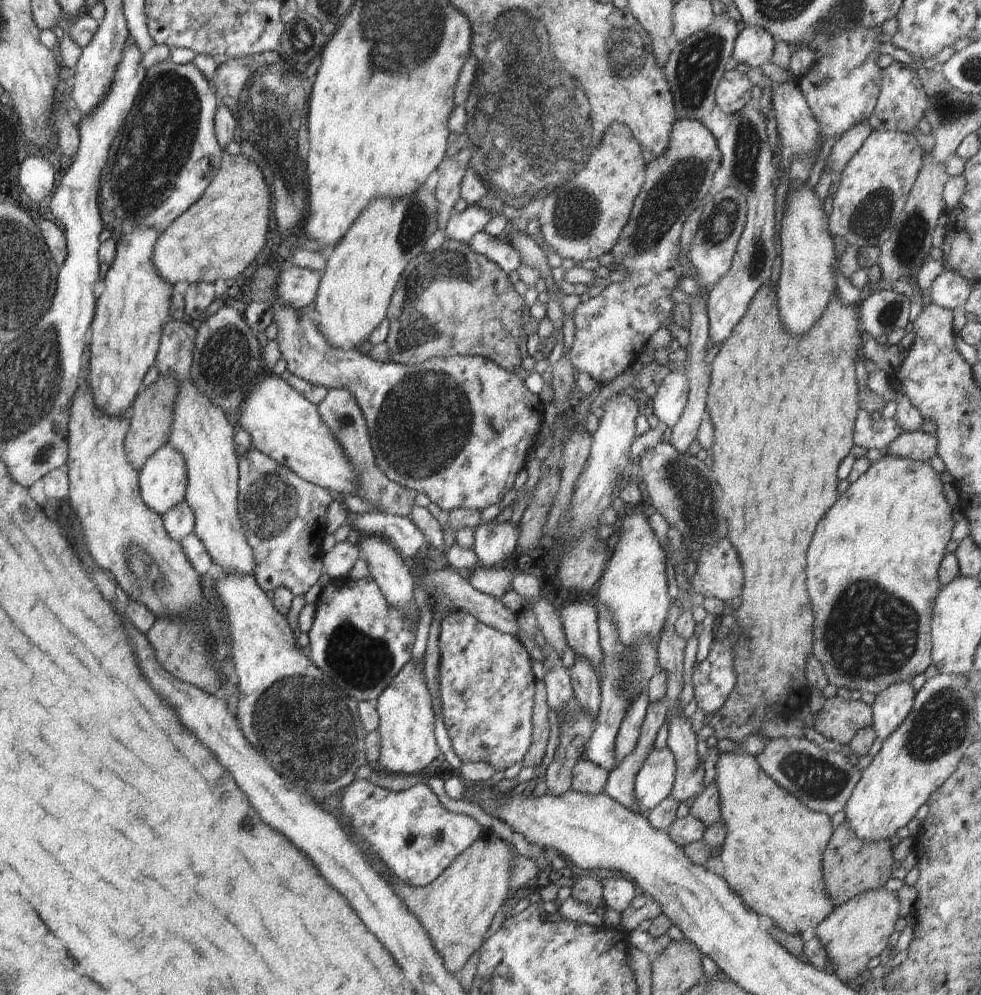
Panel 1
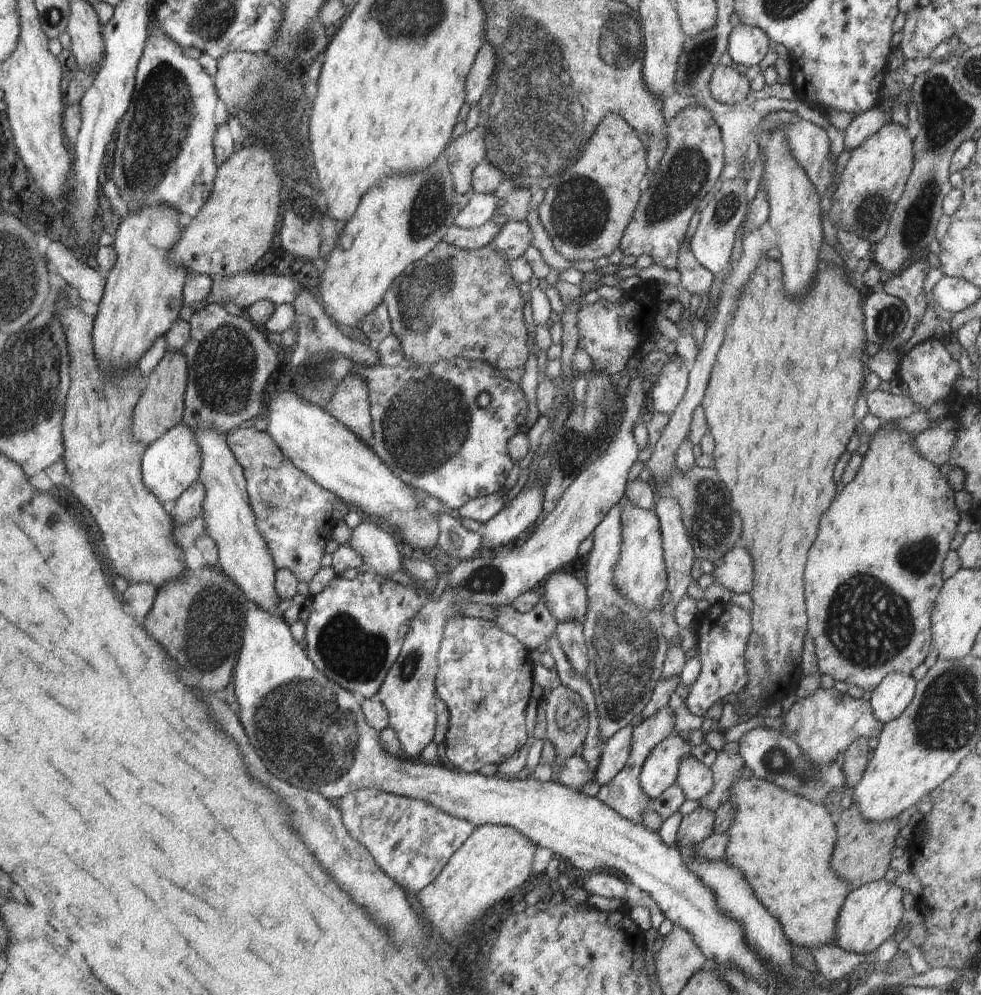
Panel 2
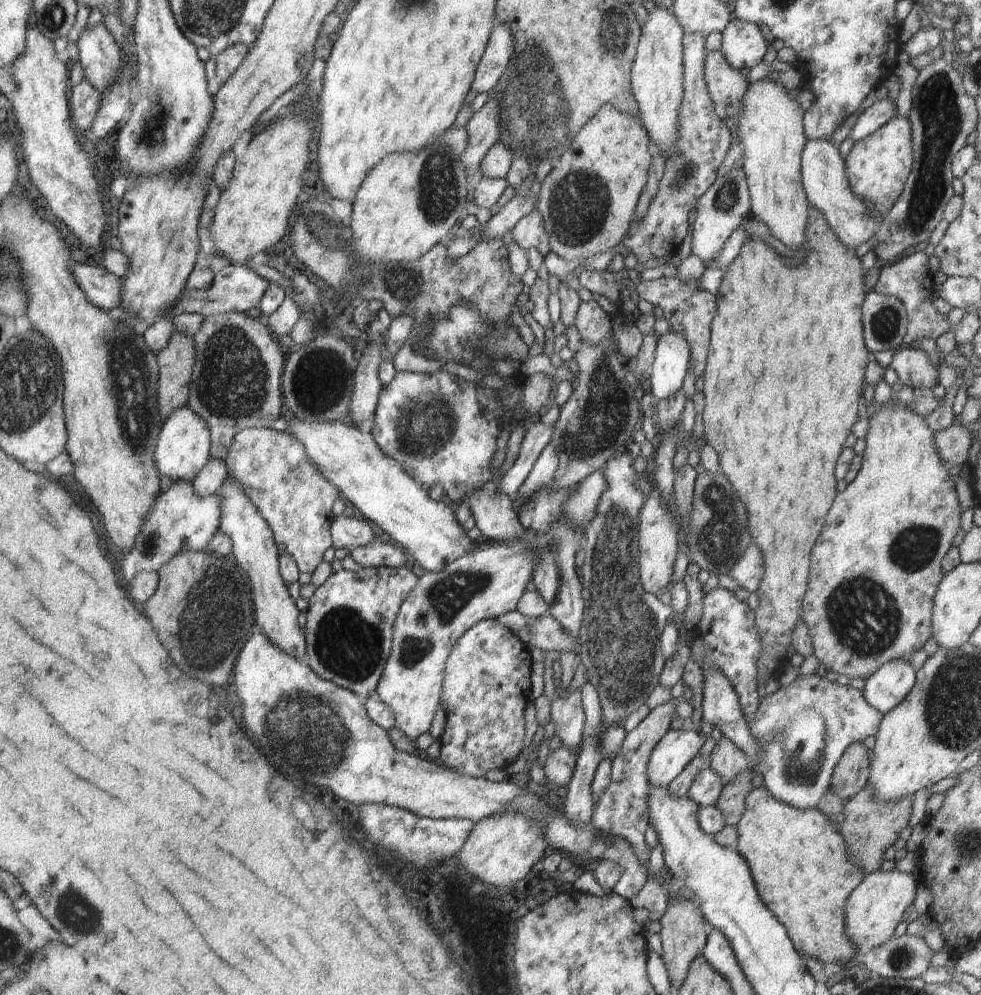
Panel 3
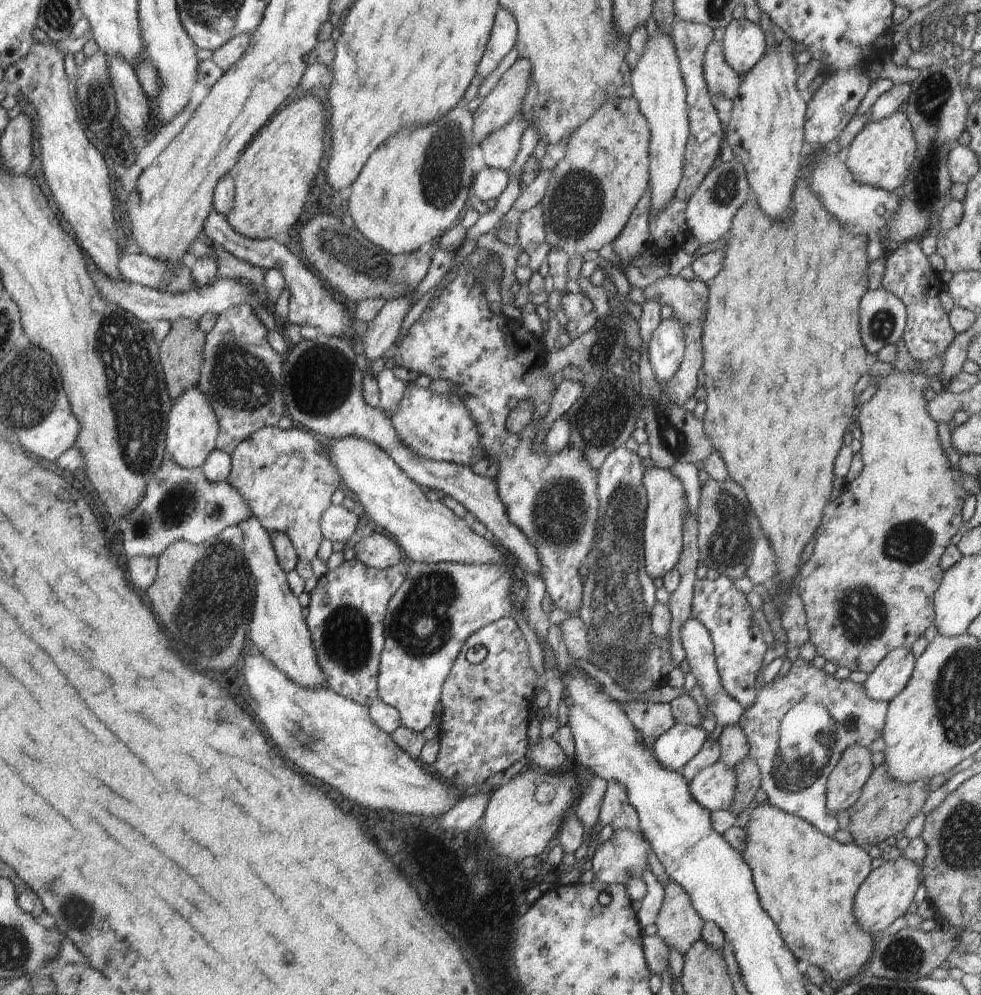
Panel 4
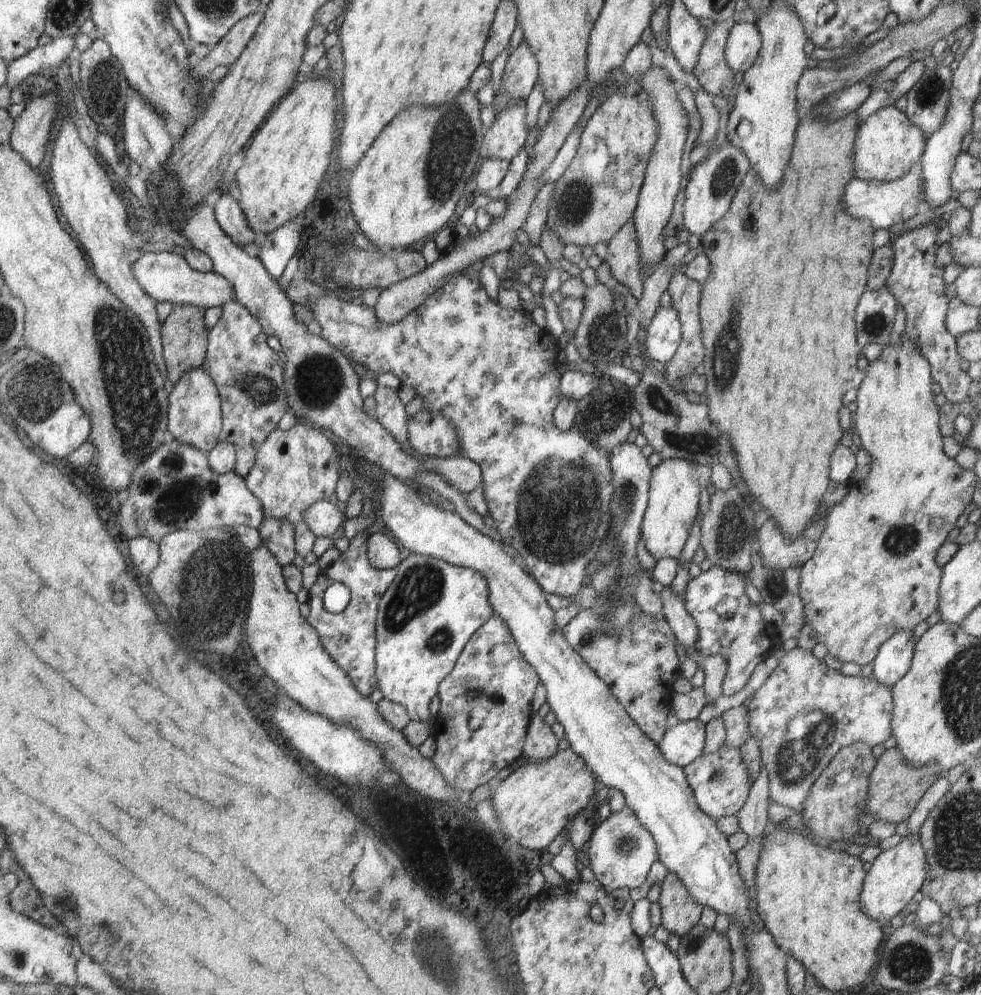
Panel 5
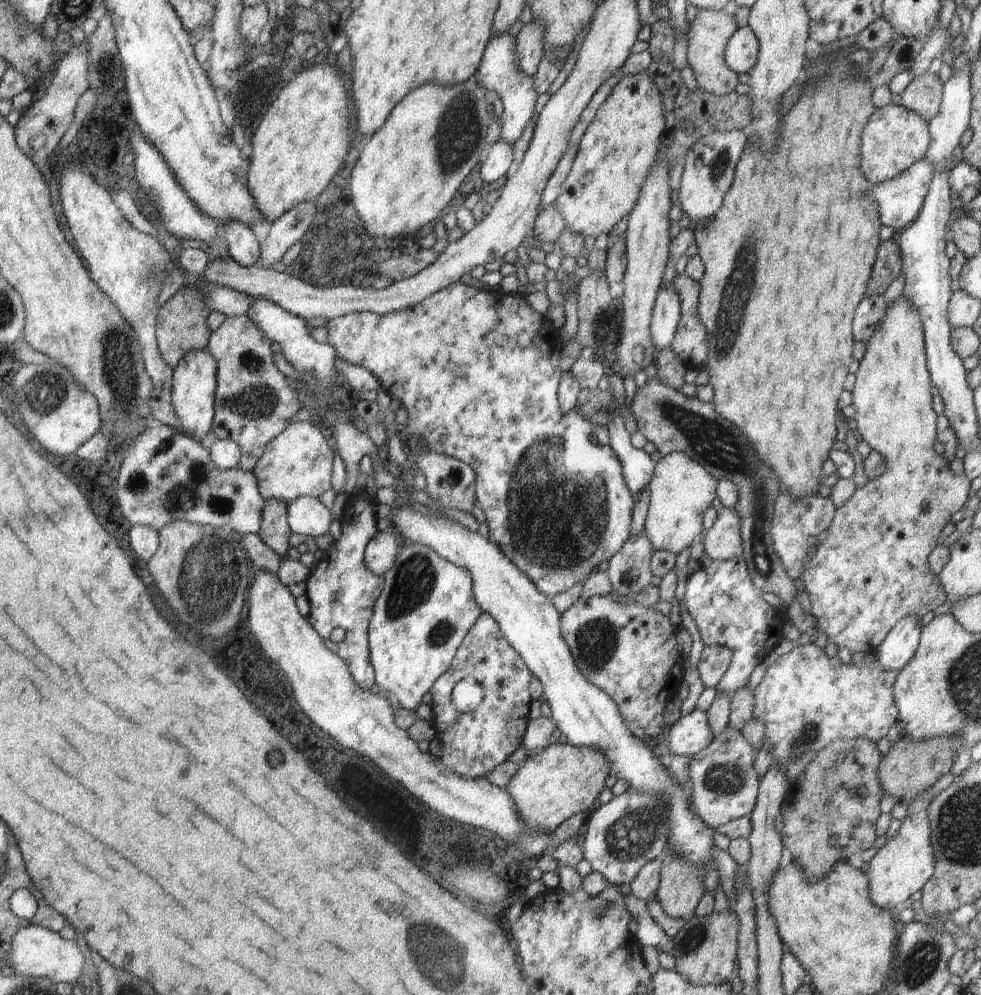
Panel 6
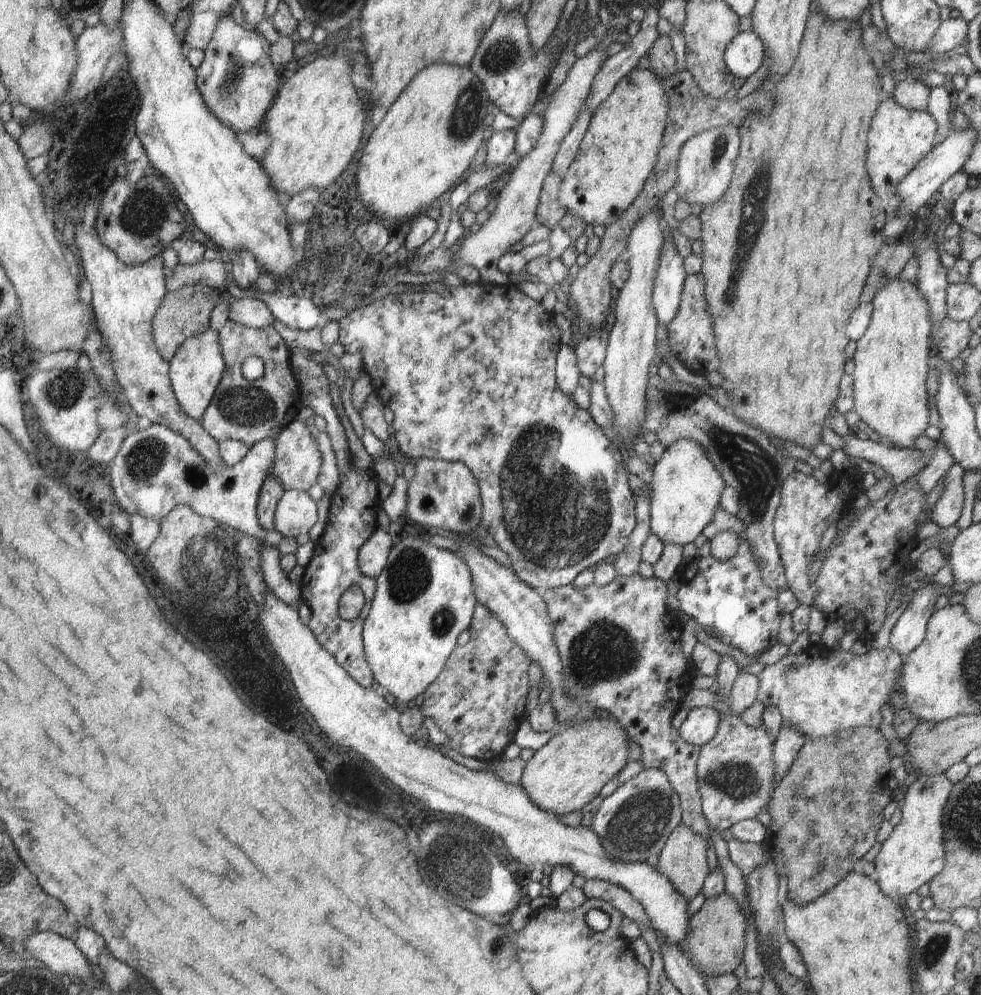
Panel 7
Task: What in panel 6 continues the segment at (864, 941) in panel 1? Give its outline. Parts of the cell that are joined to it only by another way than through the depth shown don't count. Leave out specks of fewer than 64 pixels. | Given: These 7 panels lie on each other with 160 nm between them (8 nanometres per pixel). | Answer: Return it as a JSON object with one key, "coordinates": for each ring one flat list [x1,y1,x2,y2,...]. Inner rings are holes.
{"coordinates":[[950,772,941,776,931,787,918,793,907,808,908,815,900,824,896,836,885,842,882,848,869,860,870,868,866,873,869,880,869,894,873,903,881,909,888,909,902,904,912,894,922,890,924,885,932,878,935,871,935,860,931,845,931,828,927,817,927,808,931,800,946,790,955,776]]}

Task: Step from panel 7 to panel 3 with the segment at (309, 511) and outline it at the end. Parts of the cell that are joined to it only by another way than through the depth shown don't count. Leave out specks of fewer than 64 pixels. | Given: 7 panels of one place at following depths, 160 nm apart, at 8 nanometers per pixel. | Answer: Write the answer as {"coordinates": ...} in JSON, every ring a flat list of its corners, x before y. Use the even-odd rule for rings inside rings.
{"coordinates":[[335,517,330,526,334,550,347,548,356,549,370,542,376,542,372,528,364,519]]}

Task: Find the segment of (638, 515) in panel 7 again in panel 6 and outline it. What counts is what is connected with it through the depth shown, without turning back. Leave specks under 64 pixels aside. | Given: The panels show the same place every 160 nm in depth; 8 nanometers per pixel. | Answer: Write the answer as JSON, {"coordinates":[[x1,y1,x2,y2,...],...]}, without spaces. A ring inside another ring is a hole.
{"coordinates":[[644,532,627,537,623,547,609,560,607,575,620,596,633,595,650,585,653,546]]}

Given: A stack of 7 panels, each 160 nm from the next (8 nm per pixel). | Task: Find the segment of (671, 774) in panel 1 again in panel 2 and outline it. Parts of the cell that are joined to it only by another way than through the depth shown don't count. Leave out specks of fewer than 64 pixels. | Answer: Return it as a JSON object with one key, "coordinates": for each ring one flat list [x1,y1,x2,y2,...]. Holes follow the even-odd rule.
{"coordinates":[[674,732,652,749,639,774,641,789,650,800,676,782,680,763,690,756,690,748,691,744]]}

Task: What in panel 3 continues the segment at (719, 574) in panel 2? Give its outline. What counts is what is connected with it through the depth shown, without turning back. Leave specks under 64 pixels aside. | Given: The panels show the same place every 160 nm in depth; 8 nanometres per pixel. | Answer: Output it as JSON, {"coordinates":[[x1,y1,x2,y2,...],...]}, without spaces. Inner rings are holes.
{"coordinates":[[750,546,742,554,742,558,730,568,728,576,736,580,738,588,744,588,751,593,756,593,764,577,762,552,756,546]]}

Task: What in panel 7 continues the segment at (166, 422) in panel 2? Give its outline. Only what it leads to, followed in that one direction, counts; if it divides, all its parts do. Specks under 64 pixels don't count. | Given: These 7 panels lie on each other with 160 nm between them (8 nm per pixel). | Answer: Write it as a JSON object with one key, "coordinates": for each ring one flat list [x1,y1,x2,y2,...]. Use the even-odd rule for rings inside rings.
{"coordinates":[[200,284,185,286,165,294,152,323,155,345,164,360,169,362,186,338,203,333,210,327,211,312,224,297,220,290]]}

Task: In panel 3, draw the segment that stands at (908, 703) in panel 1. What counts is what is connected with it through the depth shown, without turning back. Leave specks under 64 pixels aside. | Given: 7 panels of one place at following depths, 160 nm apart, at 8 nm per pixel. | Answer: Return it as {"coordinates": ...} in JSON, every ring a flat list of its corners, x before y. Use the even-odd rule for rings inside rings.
{"coordinates":[[890,660,865,680,863,695,872,708,885,715,905,699,916,679,910,662]]}

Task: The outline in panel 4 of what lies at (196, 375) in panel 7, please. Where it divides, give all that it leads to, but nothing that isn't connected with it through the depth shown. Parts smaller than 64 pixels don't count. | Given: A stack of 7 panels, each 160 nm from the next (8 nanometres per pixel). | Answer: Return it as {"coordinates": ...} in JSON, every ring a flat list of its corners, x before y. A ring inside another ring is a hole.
{"coordinates":[[198,387,186,389,177,396,171,406,167,422,166,457,184,468,198,468,204,464,208,455,214,451,220,433,217,416,210,406,209,398]]}

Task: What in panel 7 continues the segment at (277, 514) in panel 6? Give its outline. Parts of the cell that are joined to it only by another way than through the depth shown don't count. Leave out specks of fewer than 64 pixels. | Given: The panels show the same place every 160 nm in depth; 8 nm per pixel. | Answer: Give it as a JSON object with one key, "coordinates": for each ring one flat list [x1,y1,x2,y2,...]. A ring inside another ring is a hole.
{"coordinates":[[274,475,263,480,256,503,256,516,266,530,274,529,274,511,284,494,283,484]]}

